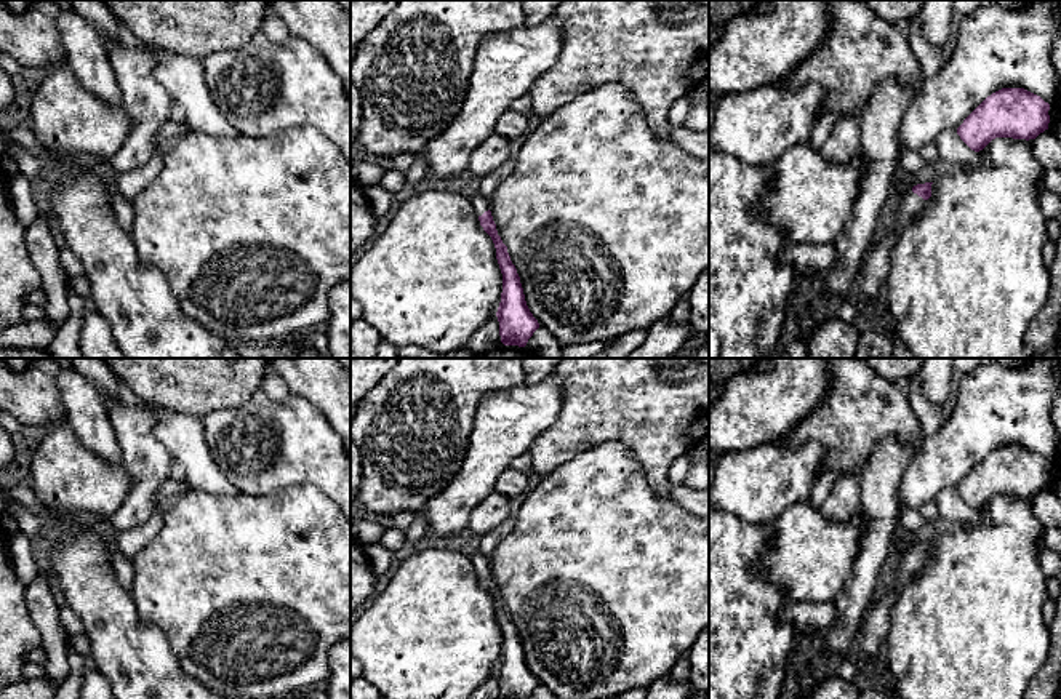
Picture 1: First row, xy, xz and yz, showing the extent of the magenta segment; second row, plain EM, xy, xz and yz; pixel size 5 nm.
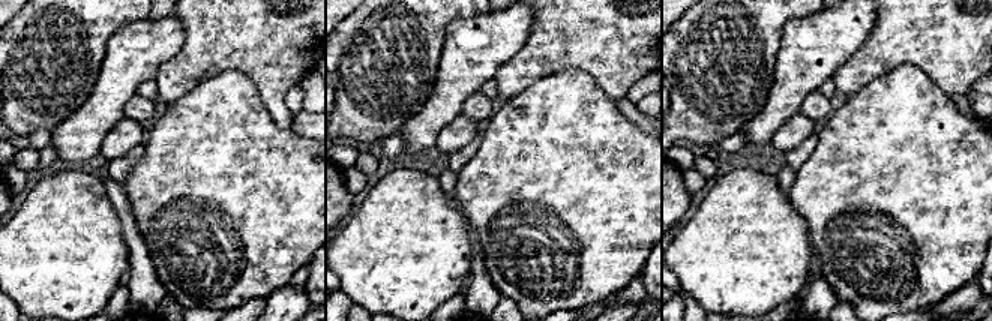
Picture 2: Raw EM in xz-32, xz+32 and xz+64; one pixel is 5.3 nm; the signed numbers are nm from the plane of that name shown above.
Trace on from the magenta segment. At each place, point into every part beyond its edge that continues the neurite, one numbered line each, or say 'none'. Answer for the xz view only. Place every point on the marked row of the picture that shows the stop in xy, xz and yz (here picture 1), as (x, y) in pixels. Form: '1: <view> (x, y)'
1: xz (479, 202)

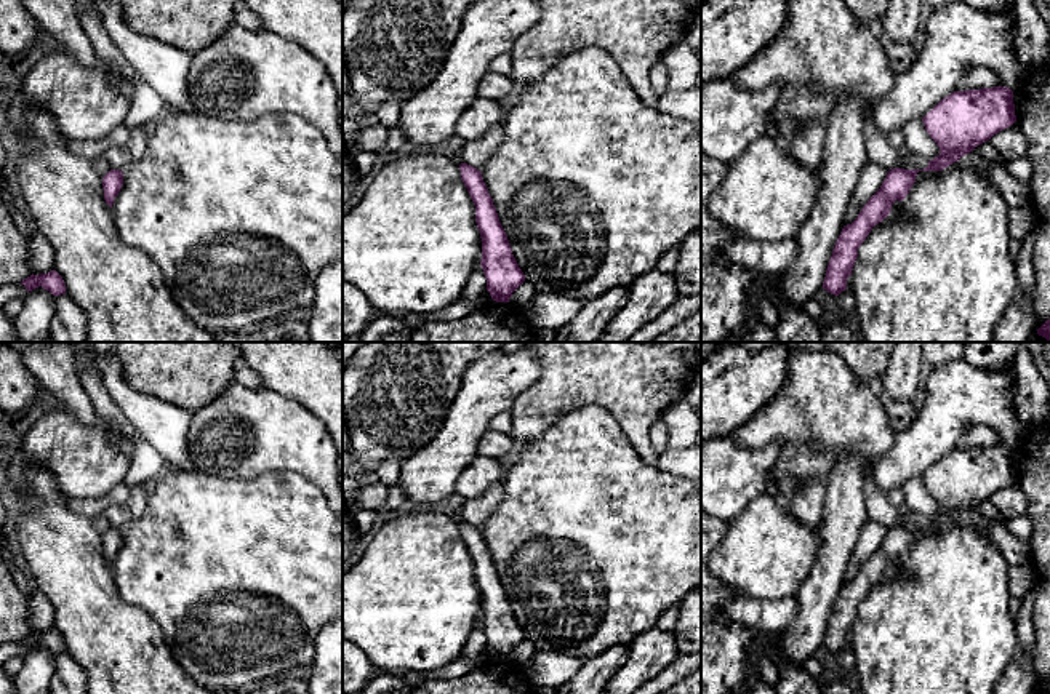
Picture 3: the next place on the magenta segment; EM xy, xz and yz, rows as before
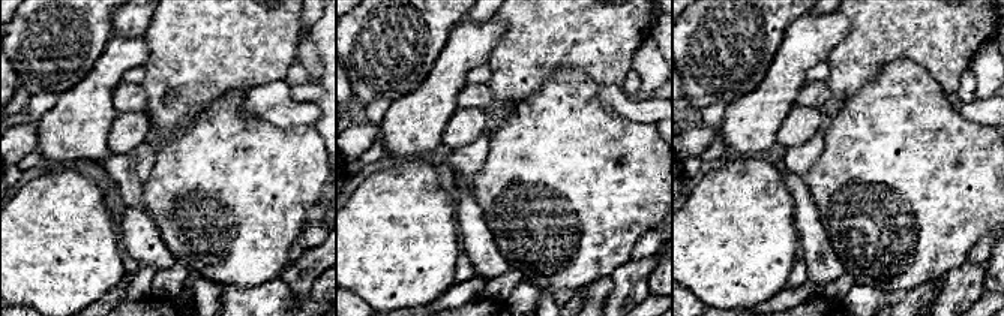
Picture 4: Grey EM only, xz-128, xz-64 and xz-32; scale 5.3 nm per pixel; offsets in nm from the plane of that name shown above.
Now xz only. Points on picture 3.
none

